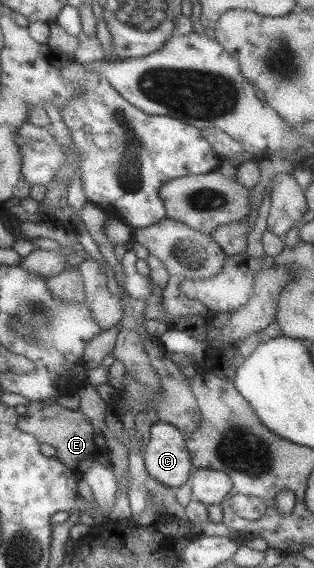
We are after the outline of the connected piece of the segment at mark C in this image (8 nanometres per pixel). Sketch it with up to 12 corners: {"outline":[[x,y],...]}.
{"outline":[[150,426],[142,456],[162,486],[186,483],[192,464],[183,433]]}

